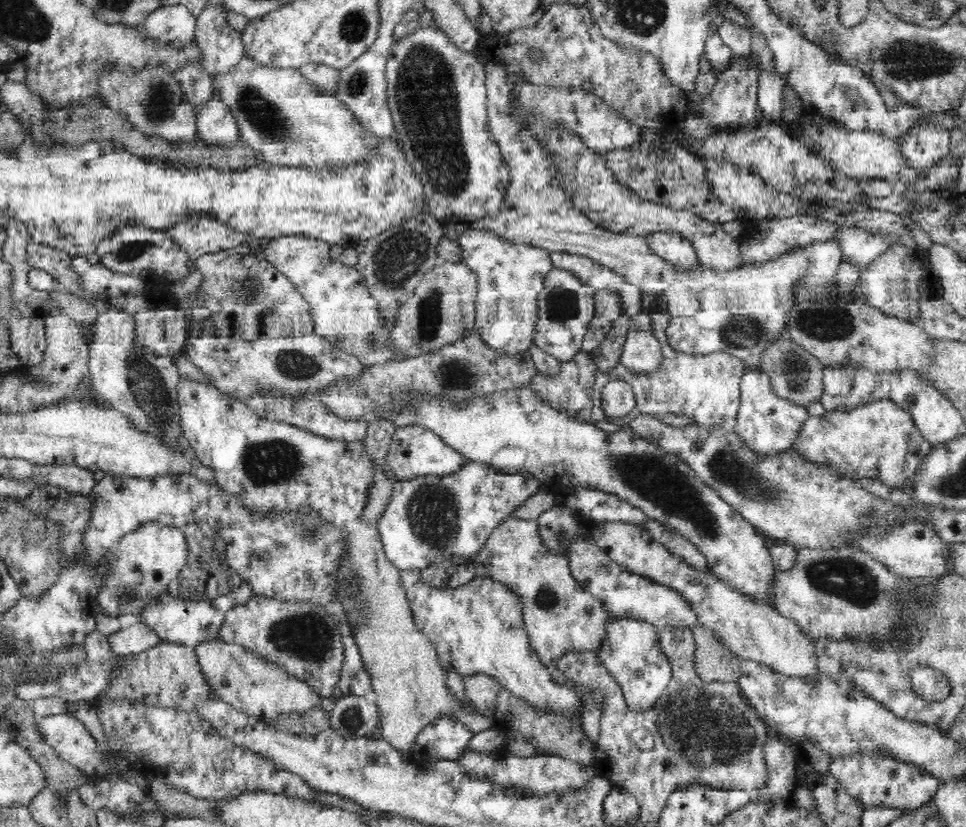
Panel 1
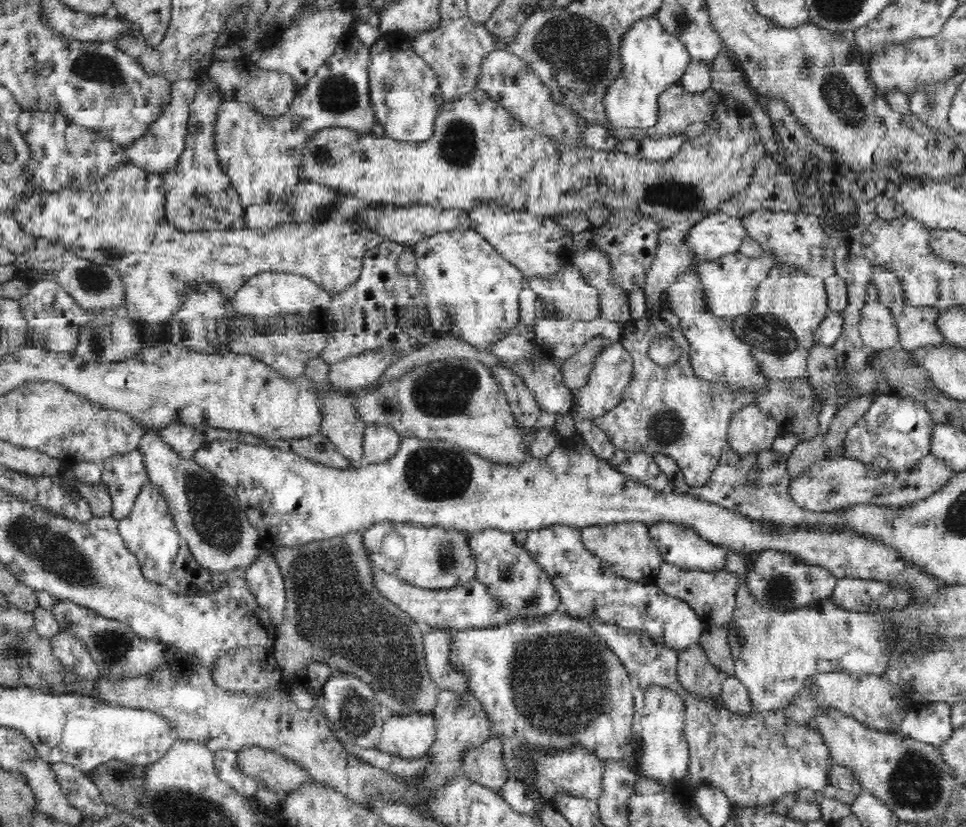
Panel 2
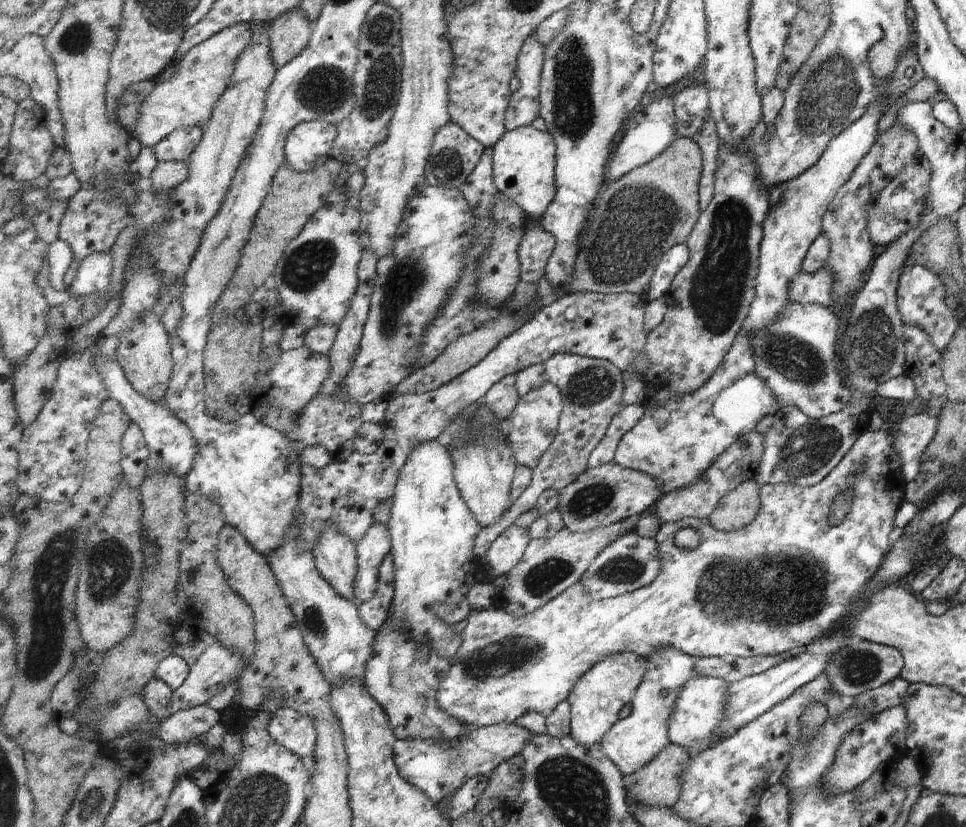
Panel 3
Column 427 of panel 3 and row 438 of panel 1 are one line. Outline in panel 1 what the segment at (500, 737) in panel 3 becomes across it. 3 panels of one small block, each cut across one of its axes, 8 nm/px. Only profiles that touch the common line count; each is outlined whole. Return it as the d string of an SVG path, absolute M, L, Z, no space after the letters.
M760 368L749 369L741 380L740 388L741 405L736 416L734 432L750 450L762 458L788 452L792 448L793 439L800 431L800 426L809 417L807 407L780 398L775 393L768 374Z

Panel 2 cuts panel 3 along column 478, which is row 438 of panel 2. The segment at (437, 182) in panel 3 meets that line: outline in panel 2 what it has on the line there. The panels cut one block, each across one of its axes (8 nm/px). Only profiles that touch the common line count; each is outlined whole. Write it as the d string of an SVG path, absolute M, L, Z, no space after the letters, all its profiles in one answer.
M145 427L137 449L142 453L143 467L148 473L149 480L167 502L169 514L182 535L182 540L188 541L194 559L210 571L243 574L245 568L257 559L263 545L257 530L242 510L236 491L226 484L226 481L216 478L214 473L198 465L194 457L186 458L168 444L160 427Z

